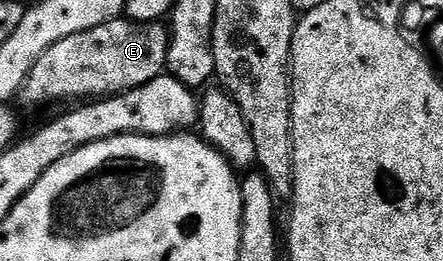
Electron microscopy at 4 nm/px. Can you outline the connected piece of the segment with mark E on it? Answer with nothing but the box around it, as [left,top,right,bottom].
[19,18,169,108]

